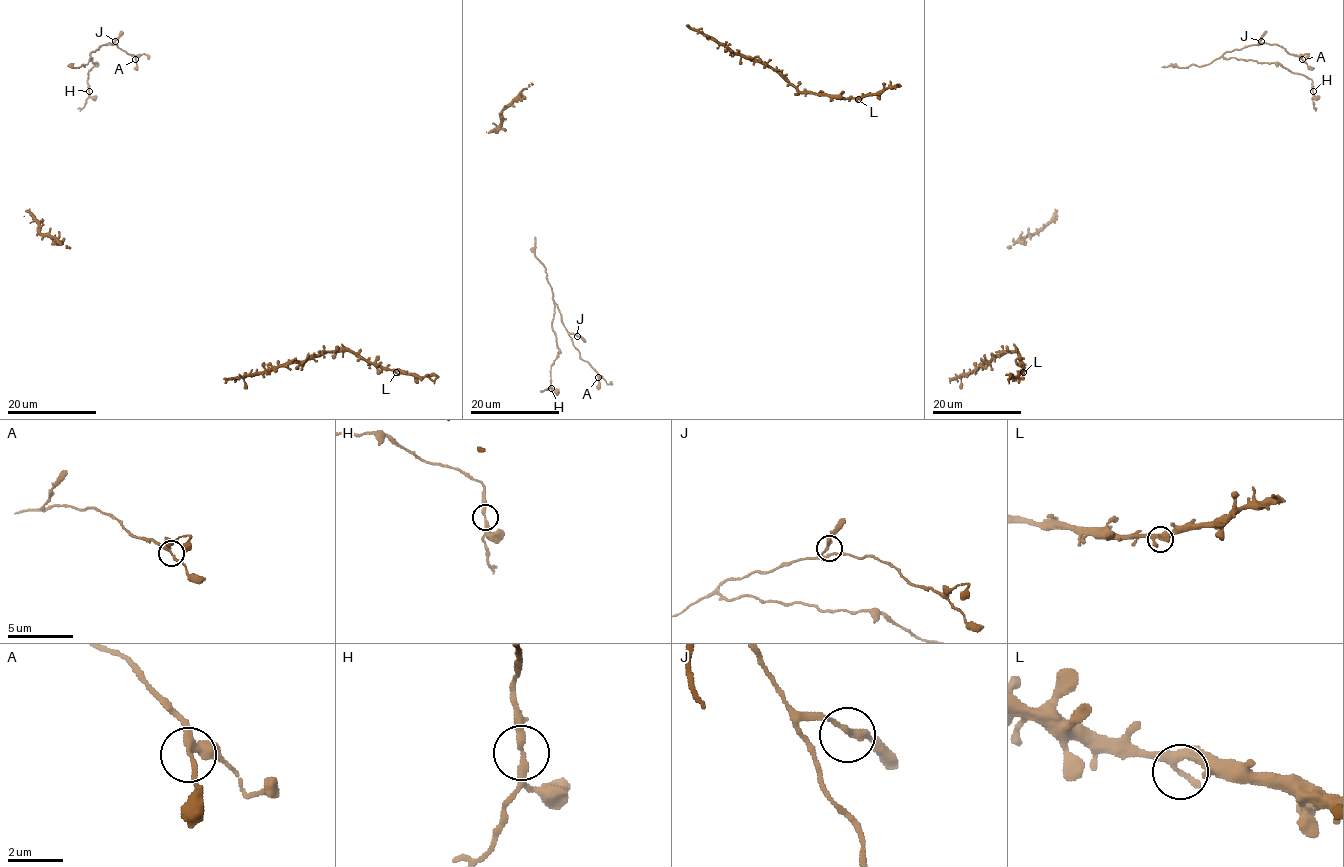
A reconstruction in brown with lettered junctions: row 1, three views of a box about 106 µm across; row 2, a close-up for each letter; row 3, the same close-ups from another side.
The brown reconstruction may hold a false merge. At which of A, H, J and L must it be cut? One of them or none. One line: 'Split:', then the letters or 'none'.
Split: none

